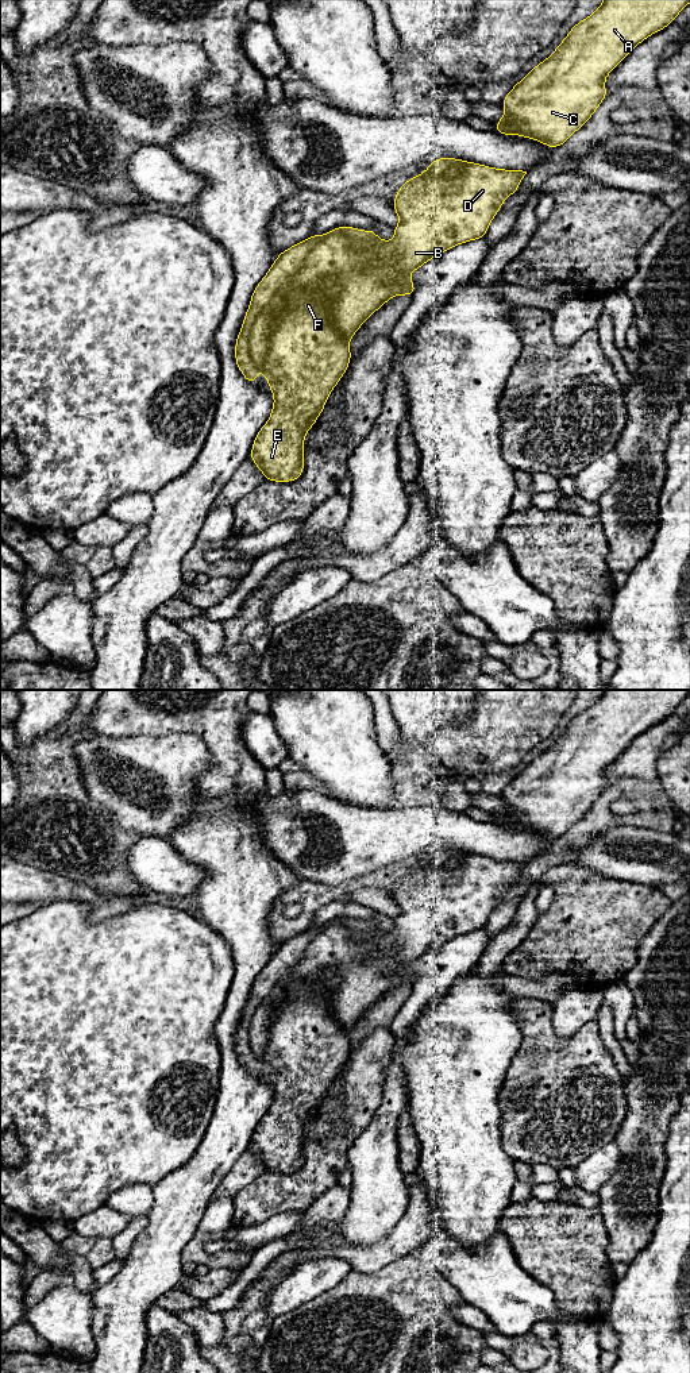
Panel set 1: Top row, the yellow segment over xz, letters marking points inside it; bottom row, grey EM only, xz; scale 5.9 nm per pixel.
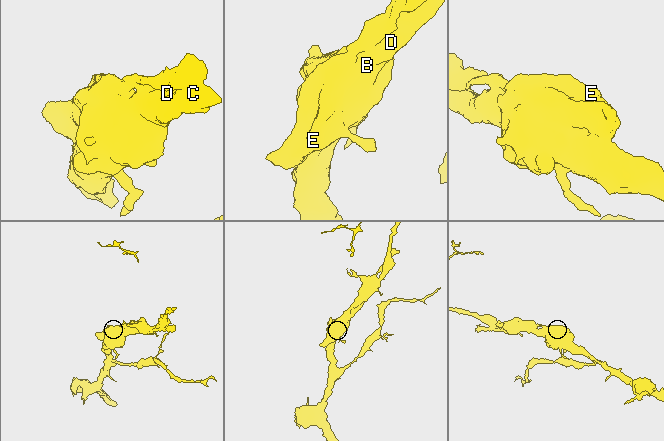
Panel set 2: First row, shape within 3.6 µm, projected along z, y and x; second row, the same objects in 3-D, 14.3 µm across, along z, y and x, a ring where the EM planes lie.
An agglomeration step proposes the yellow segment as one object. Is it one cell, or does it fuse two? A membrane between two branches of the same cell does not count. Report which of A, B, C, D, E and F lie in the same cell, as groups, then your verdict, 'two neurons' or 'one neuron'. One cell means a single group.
groups A B C D / E F; two neurons

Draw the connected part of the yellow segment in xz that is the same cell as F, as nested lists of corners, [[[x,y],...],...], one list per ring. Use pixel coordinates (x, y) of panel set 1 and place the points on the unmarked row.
[[[311,926],[308,930],[278,945],[266,967],[255,977],[248,1000],[235,1034],[235,1052],[246,1072],[257,1072],[257,1056],[250,1046],[250,1025],[258,1007],[267,998],[281,991],[281,1002],[270,1018],[269,1041],[265,1049],[263,1067],[273,1083],[274,1096],[269,1112],[261,1118],[253,1134],[250,1149],[263,1164],[263,1169],[273,1173],[292,1173],[304,1164],[304,1130],[321,1106],[325,1094],[340,1069],[344,1067],[351,1042],[347,1030],[332,1015],[328,1004],[329,990],[325,983],[332,971],[327,968],[319,979],[301,981],[292,975],[304,950],[324,926]]]

